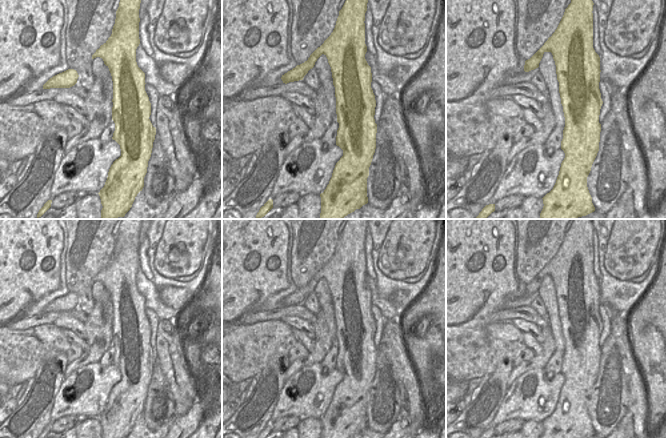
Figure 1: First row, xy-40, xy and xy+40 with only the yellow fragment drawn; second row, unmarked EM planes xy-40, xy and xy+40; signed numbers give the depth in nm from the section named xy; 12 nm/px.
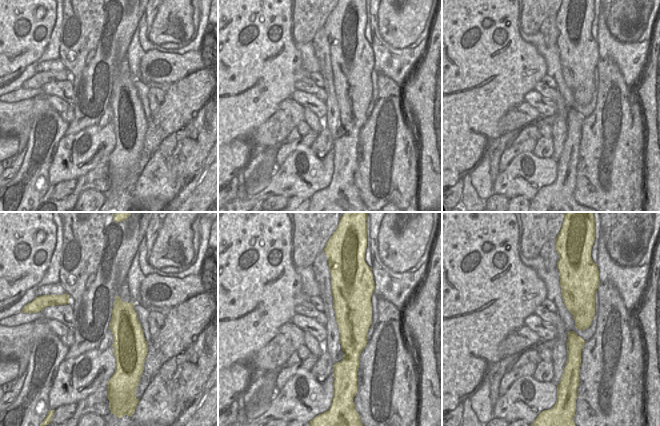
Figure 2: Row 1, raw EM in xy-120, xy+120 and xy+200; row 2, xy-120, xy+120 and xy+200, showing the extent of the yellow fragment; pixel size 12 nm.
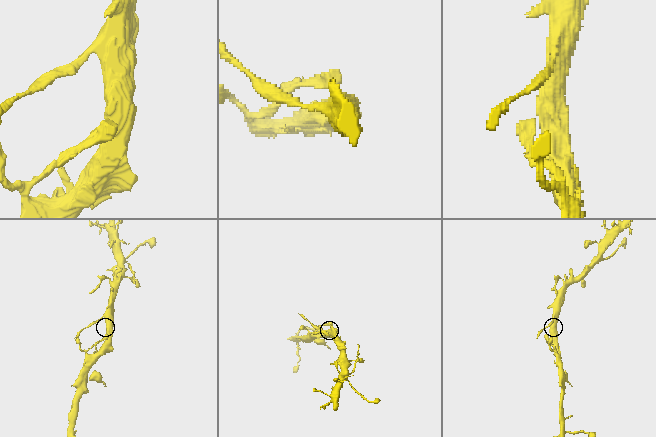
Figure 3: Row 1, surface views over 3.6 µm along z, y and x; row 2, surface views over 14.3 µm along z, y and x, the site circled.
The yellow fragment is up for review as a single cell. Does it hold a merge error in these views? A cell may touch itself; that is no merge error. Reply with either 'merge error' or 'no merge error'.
merge error

